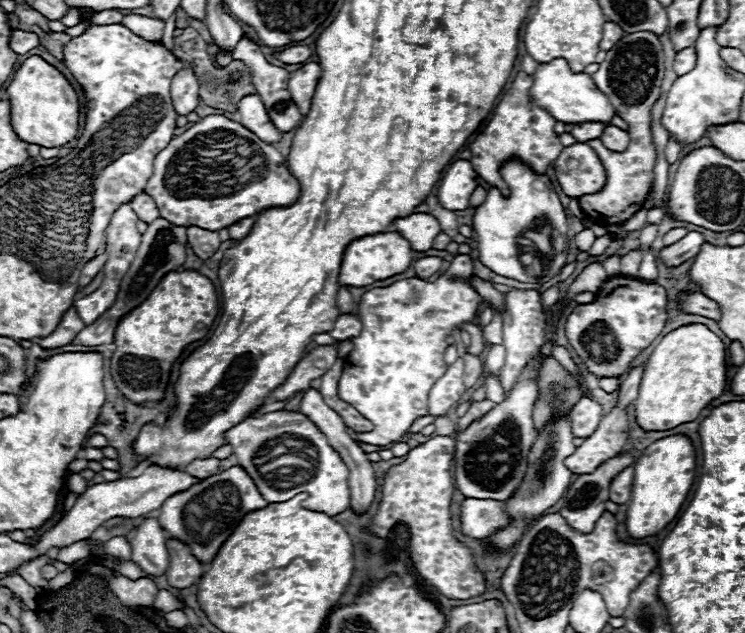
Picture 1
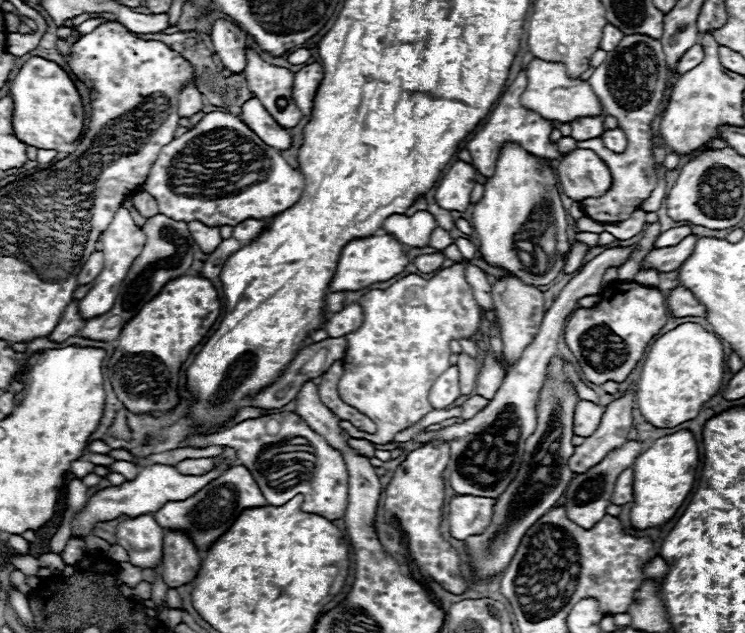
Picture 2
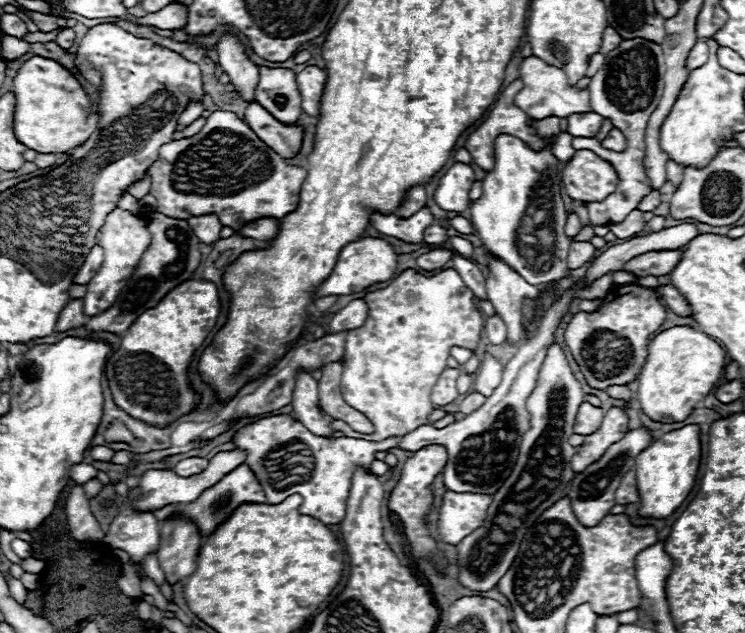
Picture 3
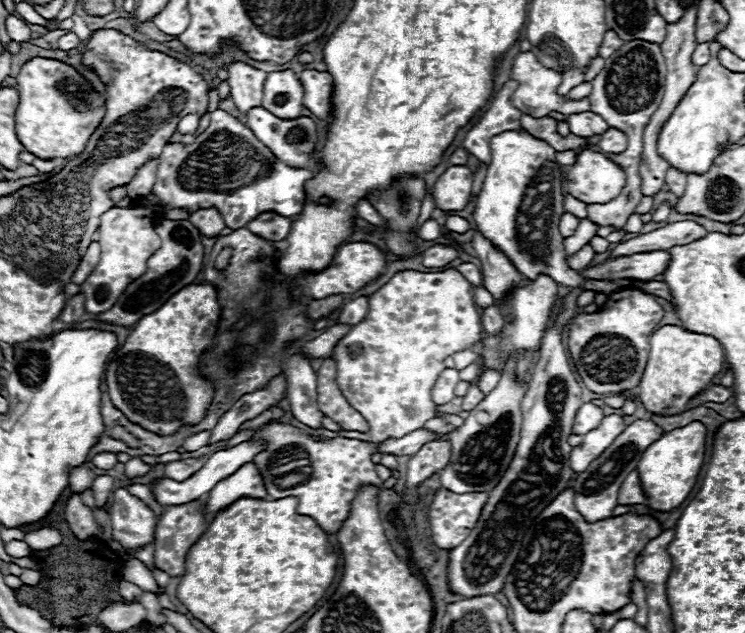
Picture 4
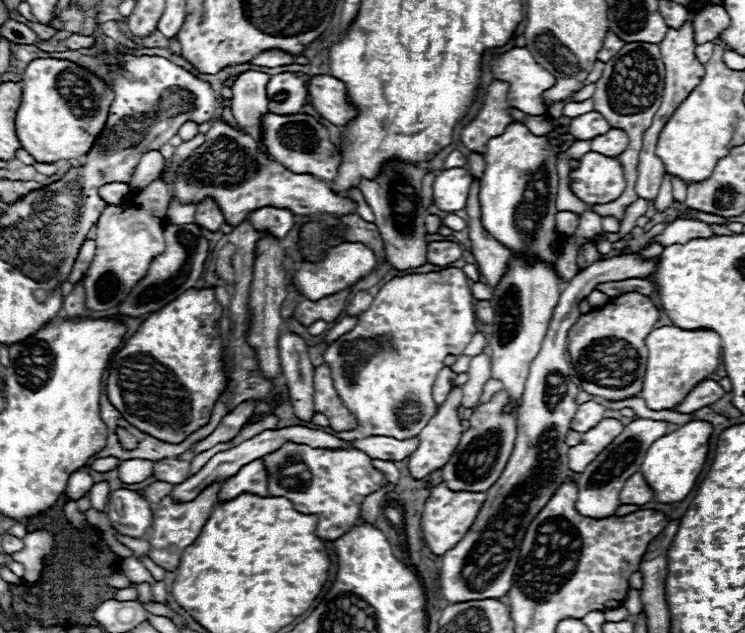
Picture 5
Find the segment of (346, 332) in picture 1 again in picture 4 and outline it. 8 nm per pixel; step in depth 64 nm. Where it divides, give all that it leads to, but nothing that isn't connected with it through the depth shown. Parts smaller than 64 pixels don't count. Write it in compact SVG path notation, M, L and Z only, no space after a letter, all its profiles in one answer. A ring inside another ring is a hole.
M358 296L358 298L354 298L352 302L348 302L342 308L342 312L338 316L338 322L354 326L354 324L358 324L366 316L366 312L368 312L368 298L366 296Z

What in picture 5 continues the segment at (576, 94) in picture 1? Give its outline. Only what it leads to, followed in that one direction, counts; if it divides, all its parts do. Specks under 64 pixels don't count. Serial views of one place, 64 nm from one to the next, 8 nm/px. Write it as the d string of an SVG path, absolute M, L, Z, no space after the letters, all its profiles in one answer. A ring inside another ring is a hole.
M512 48L504 54L492 54L488 60L488 68L494 74L494 78L510 84L510 88L508 88L510 106L514 106L526 114L532 114L532 116L542 116L546 112L540 102L540 94L546 92L548 88L552 88L556 78L548 70L544 70L540 64L536 64L536 60L532 58L532 54L526 48ZM588 98L588 100L584 100L584 102L570 102L570 104L564 106L562 112L564 112L564 116L574 118L574 116L586 114L586 112L590 112L590 110L594 110L594 102L592 102L592 98Z

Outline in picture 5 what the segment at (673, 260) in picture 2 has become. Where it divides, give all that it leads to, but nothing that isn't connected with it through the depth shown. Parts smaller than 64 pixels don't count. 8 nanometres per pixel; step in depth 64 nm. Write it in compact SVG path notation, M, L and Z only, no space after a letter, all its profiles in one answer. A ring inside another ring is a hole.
M638 254L612 256L578 272L576 278L562 290L542 340L542 348L530 364L530 376L526 380L522 406L518 412L518 436L514 442L514 452L502 470L502 476L492 488L486 490L486 500L466 536L442 558L440 592L448 602L458 604L468 600L502 598L510 592L520 544L530 520L534 520L534 516L546 506L558 486L572 476L568 468L568 446L564 440L578 408L578 386L570 378L572 370L566 360L566 336L580 318L578 306L592 292L592 288L602 282L648 278L656 268L656 260L658 258L642 262Z

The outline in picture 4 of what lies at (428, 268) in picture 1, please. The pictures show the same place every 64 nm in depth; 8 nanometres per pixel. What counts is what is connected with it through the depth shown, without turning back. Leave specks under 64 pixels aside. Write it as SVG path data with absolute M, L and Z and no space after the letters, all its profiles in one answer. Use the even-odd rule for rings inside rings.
M434 244L428 250L424 250L422 256L422 264L428 268L438 268L438 266L446 266L452 260L458 258L458 248L456 246L446 246L446 244Z

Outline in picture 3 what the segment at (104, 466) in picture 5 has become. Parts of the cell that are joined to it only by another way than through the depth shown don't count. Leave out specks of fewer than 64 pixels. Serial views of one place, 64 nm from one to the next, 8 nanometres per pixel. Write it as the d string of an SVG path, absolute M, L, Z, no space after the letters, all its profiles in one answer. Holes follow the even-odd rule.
M94 446L94 448L90 450L90 456L92 456L94 460L98 460L98 462L110 462L112 456L114 456L114 450L104 448L104 446Z

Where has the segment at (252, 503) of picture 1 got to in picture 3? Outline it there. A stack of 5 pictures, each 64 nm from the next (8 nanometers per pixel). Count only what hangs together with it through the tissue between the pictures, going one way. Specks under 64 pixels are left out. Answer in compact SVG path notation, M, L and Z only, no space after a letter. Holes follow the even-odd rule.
M242 464L242 466L234 468L234 470L232 470L230 474L226 474L222 480L218 480L212 488L204 490L198 500L188 502L188 504L168 504L168 506L164 506L164 508L160 508L160 510L154 510L154 516L158 516L158 520L164 520L164 518L174 516L174 514L184 514L184 516L188 516L188 518L192 518L192 520L196 522L196 526L198 526L198 530L202 532L202 536L208 536L208 534L212 534L212 532L216 530L216 526L218 526L220 522L224 522L224 520L232 514L232 510L234 510L238 504L242 504L242 502L260 502L260 504L266 502L266 494L262 492L262 486L260 486L258 478L254 476L254 472L252 472L252 468L250 468L248 464Z

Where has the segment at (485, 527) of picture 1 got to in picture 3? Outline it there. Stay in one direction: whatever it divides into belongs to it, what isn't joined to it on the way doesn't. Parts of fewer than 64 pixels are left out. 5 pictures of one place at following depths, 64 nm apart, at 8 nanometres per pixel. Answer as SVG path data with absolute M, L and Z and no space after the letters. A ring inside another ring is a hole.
M448 490L438 508L438 540L452 546L462 542L482 526L490 502L492 496L486 494L456 494Z

